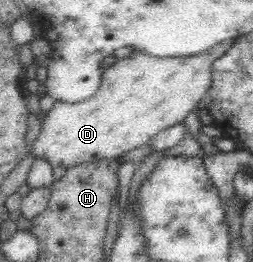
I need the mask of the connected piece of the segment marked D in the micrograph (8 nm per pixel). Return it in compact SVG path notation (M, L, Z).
M231 40L231 42L223 42L223 44L217 44L217 46L211 46L211 50L207 49L203 54L197 54L197 56L177 56L177 58L153 58L153 56L149 56L148 54L143 54L140 50L134 50L132 56L127 58L121 58L116 61L113 65L104 68L102 70L102 77L100 78L99 86L95 91L93 96L90 96L87 100L82 100L81 102L61 102L56 100L53 107L46 112L46 116L44 117L43 122L40 124L40 133L32 142L29 150L31 154L33 154L34 158L44 158L47 162L50 162L51 166L64 166L66 169L71 168L71 166L77 166L77 164L83 164L83 162L97 162L97 160L103 160L103 158L113 158L118 159L123 152L131 151L133 149L138 149L140 146L147 145L147 142L155 136L155 134L159 134L161 130L165 130L165 128L169 128L169 126L173 126L177 123L183 123L184 118L193 110L197 109L199 101L203 98L203 95L207 92L208 86L212 80L211 71L212 71L212 62L215 58L219 58L219 56L223 56L223 52L233 44L235 40Z

